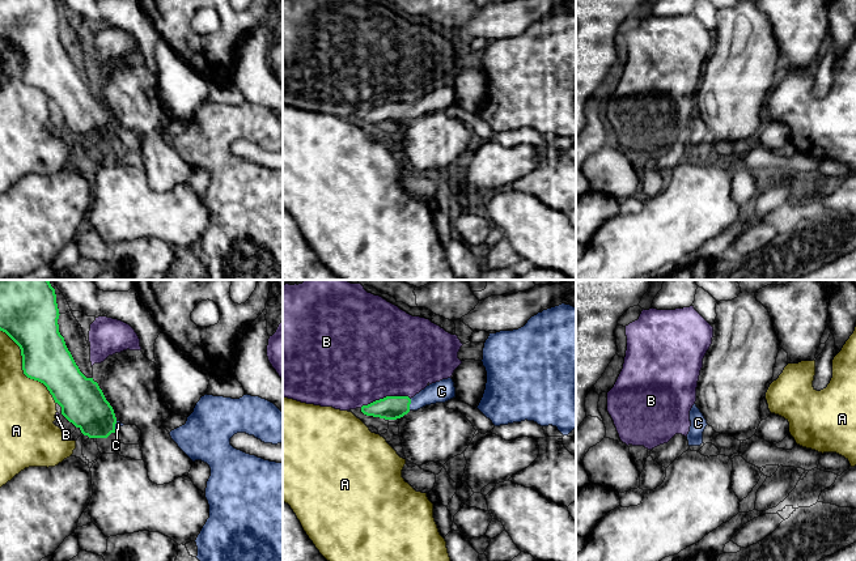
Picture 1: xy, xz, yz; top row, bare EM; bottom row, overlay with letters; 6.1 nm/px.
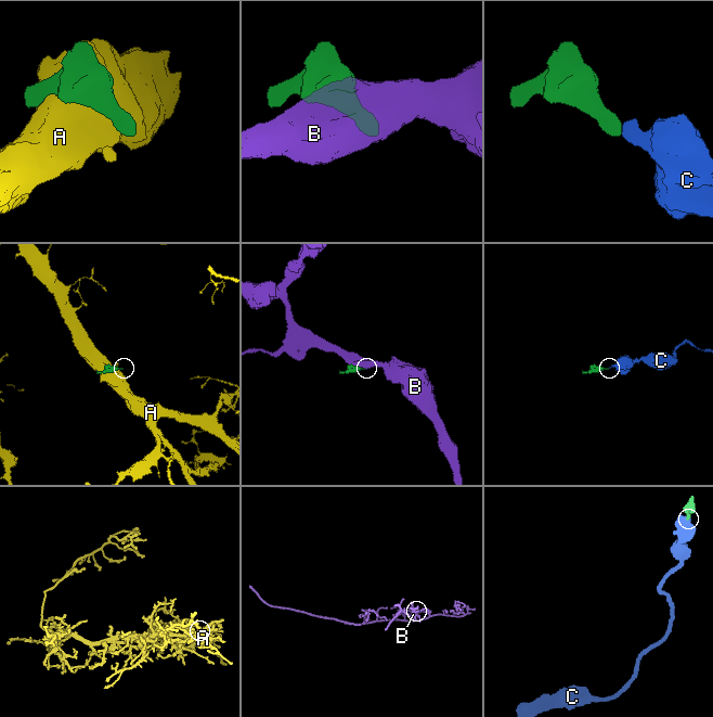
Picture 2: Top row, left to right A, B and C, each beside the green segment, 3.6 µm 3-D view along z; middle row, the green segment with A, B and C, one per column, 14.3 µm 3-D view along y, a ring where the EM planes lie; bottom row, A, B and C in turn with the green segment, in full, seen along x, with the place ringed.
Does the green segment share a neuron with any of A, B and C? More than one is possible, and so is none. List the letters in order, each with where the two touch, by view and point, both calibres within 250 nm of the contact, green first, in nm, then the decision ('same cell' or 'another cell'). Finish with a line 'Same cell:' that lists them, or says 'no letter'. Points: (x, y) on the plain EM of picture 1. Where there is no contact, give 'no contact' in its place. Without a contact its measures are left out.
A: xy (22, 76) | 300/340 nm | another cell
B: xz (386, 103) | 140/500 nm | another cell
C: xz (410, 110) | 140/130 nm | same cell
Same cell: C

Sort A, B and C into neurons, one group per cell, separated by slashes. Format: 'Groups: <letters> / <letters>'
Groups: A / B / C

